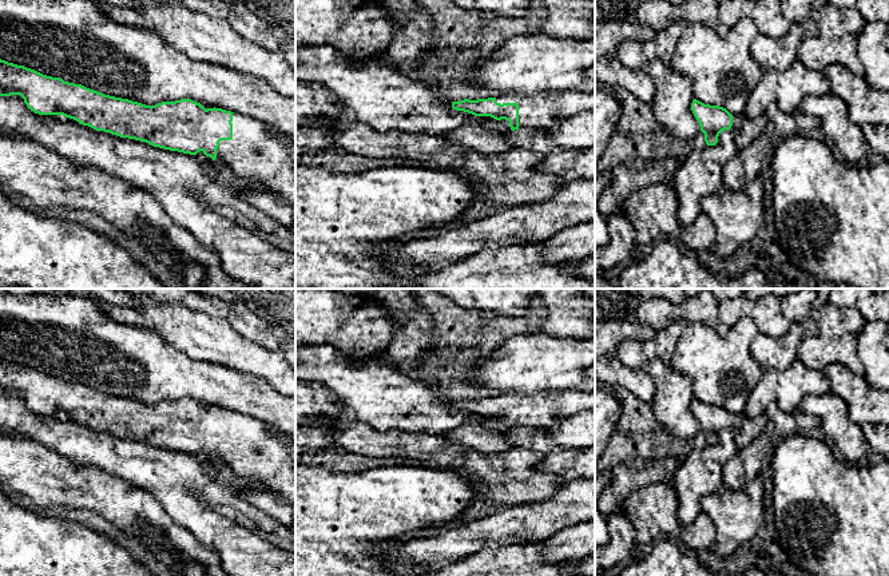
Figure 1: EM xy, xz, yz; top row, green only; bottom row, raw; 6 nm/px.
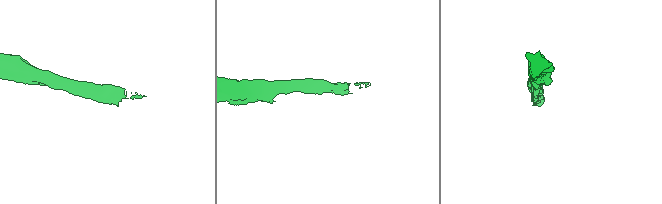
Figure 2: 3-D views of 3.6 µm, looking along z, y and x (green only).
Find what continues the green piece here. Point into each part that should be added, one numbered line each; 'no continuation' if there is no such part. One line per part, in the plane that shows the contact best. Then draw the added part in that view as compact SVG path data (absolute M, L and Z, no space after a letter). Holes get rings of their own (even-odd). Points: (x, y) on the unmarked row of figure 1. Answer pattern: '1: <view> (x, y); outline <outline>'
1: xy (254, 453); outline M233 413L233 438L221 440L217 458L239 480L251 484L247 501L285 527L295 527L295 444L277 438L261 421Z

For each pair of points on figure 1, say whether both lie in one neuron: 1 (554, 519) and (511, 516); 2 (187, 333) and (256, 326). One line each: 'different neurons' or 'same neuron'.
1: same neuron
2: different neurons

